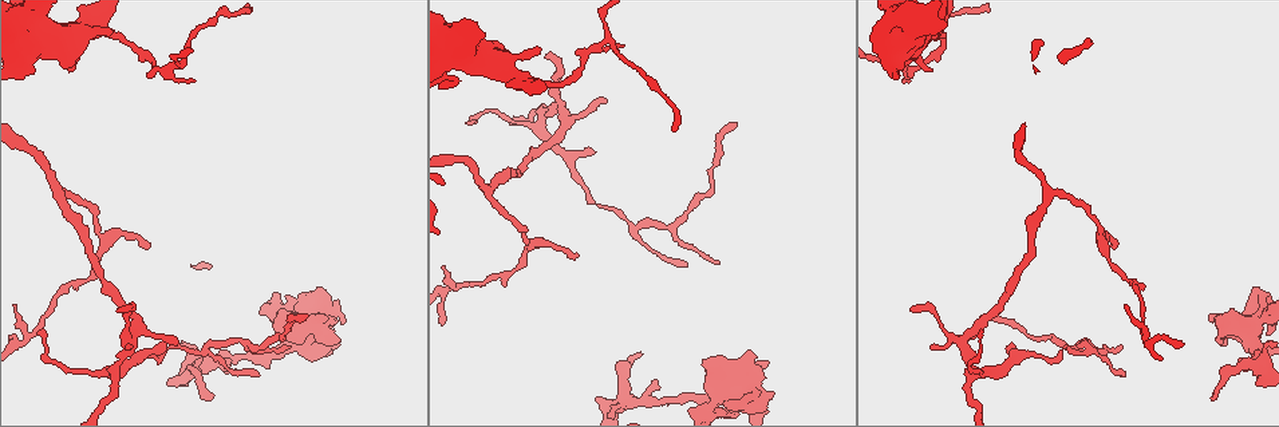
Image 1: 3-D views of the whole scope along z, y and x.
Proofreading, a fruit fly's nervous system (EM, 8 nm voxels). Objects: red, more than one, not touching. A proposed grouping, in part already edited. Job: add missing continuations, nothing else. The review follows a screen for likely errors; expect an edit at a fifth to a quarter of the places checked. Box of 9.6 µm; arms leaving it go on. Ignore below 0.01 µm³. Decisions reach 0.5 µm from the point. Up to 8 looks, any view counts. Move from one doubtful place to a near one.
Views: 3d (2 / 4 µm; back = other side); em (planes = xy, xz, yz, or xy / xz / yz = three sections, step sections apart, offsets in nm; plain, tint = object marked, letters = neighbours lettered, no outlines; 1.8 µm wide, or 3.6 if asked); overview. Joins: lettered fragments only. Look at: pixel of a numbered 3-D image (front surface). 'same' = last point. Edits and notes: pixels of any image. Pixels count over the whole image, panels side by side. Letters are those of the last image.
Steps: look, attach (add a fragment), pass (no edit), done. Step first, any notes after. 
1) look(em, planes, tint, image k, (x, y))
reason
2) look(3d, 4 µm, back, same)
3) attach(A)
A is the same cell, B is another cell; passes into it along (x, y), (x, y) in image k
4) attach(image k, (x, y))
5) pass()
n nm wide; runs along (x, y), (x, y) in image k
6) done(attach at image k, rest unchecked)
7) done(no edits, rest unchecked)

look(em, xz, step 8, tint, image 1, (227, 371))
free end

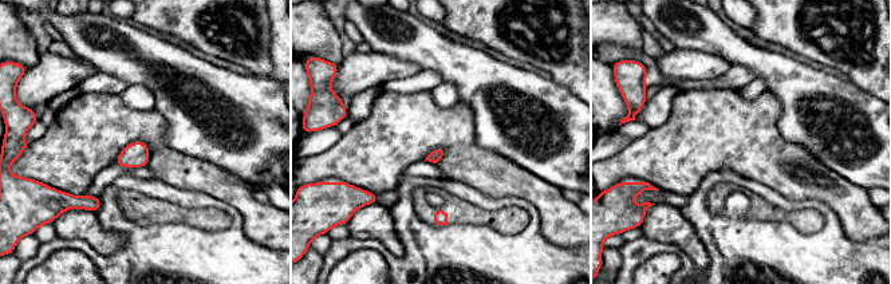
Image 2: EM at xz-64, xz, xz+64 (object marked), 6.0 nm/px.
look(em, xz, step 8, letters, same)

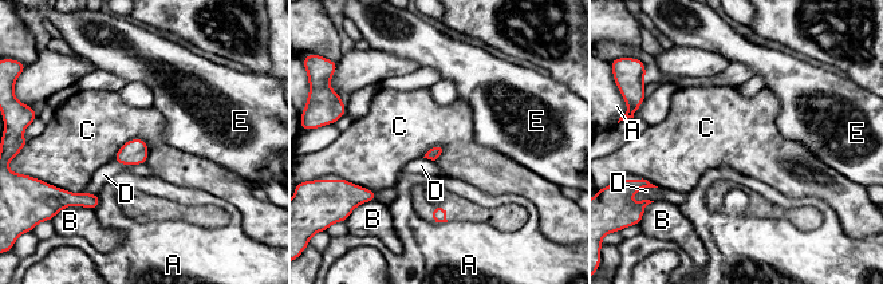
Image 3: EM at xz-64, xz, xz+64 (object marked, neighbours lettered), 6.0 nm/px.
pass()
A, B, C, D and E are other cells; border along (149, 148), (130, 138), (111, 160) in image 3; no lettered fragment goes on from it

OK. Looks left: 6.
look(3d, 4 µm, image 1, (320, 314))
free end

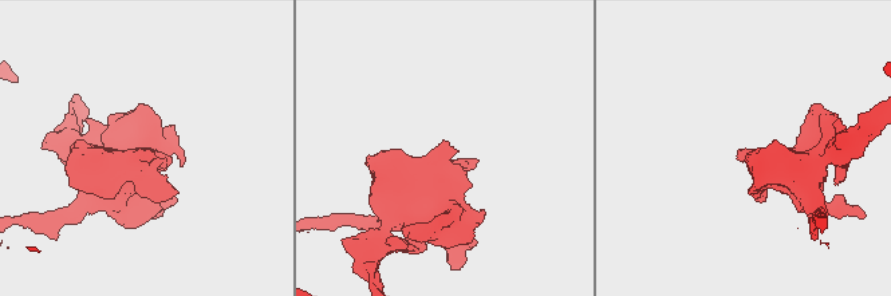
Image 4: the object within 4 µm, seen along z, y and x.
look(em, 3.6 µm, yz, step 4, tint, image 4, (148, 153))

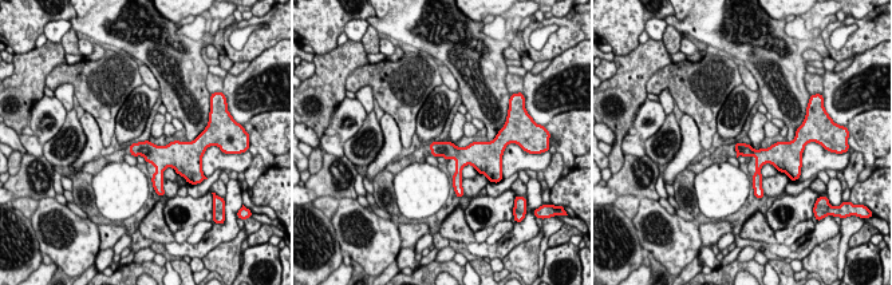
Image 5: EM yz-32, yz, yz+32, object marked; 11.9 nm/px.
look(em, 3.6 µm, xy, step 16, letters, same)
cut it another way

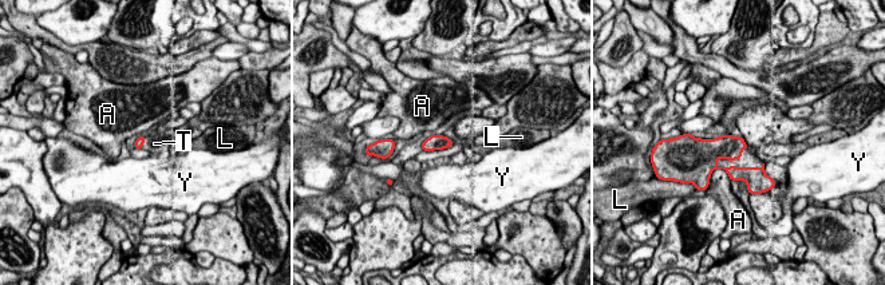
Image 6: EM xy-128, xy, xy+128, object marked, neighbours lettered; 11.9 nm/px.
attach(T)
T is the same cell, A, L and Y are other cells; passes into it along (139, 141), (143, 142), (154, 143) in image 6; it goes on there

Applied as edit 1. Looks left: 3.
look(3d, 4 µm, back, image 1, (1110, 247))
thin end

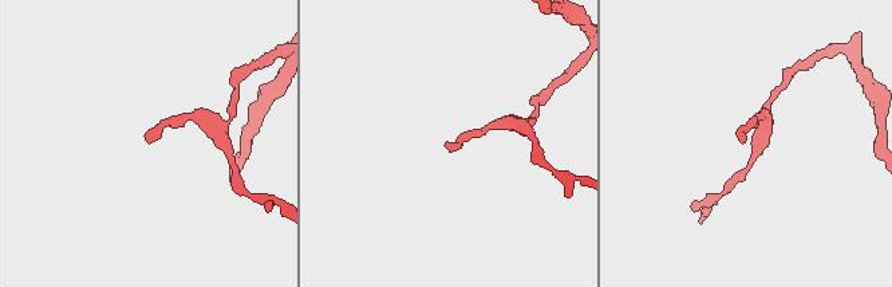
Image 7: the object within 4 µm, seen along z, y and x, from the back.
look(em, planes, letters, image 7, (445, 144))

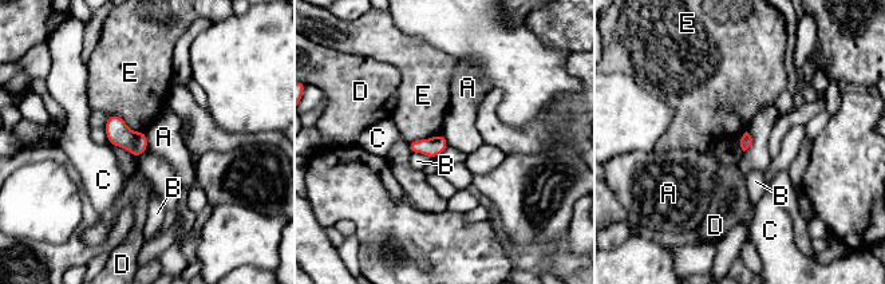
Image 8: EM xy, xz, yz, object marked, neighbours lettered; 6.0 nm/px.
pass()
A, B, C, D and E are other cells; no lettered fragment goes on from it

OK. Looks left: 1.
done(attach at image 6, rest unchecked)

